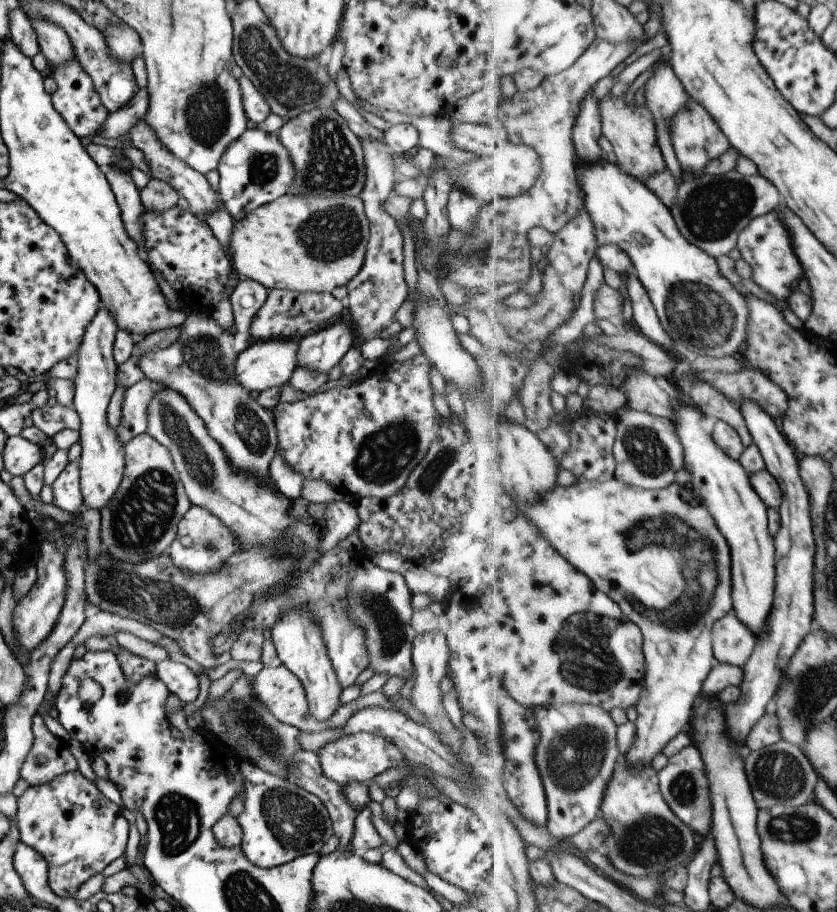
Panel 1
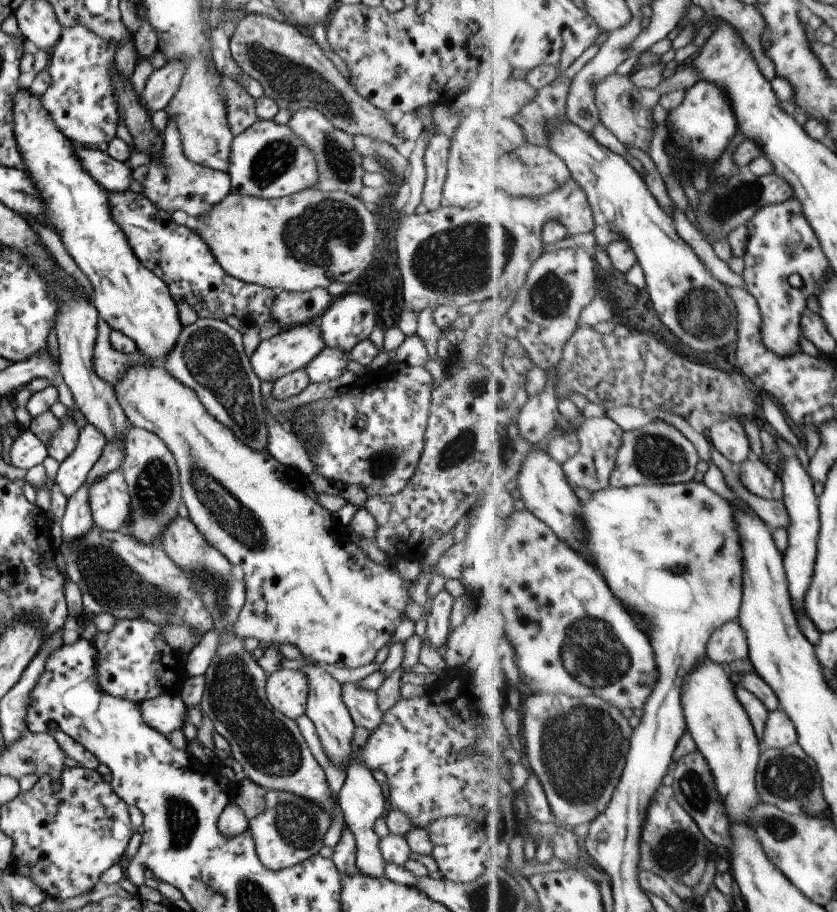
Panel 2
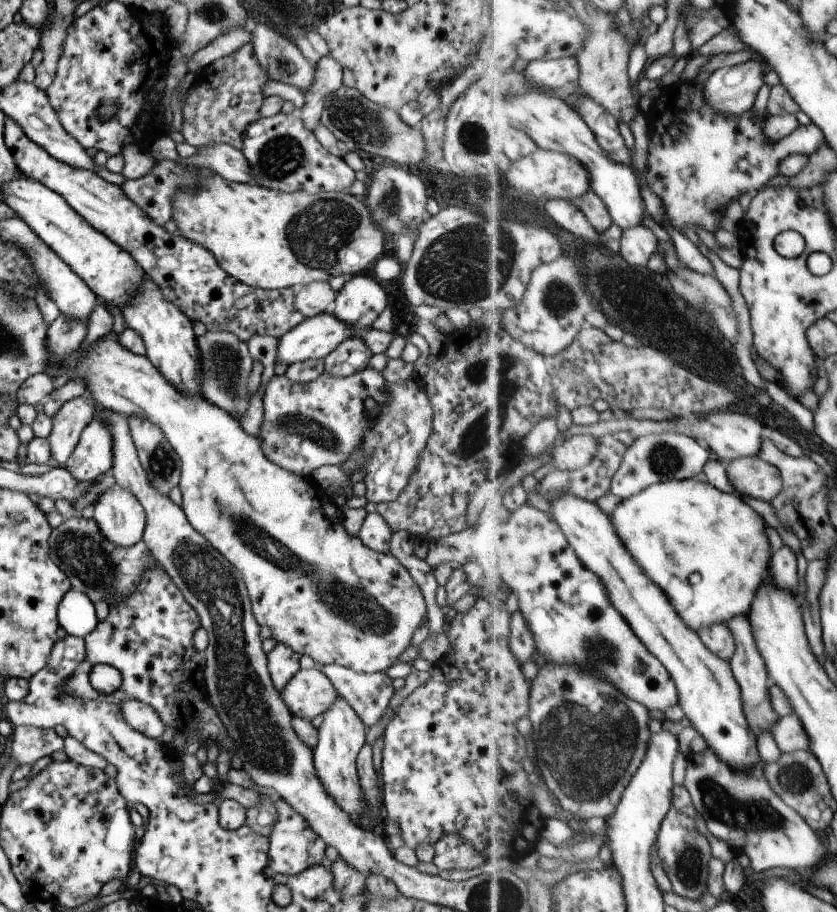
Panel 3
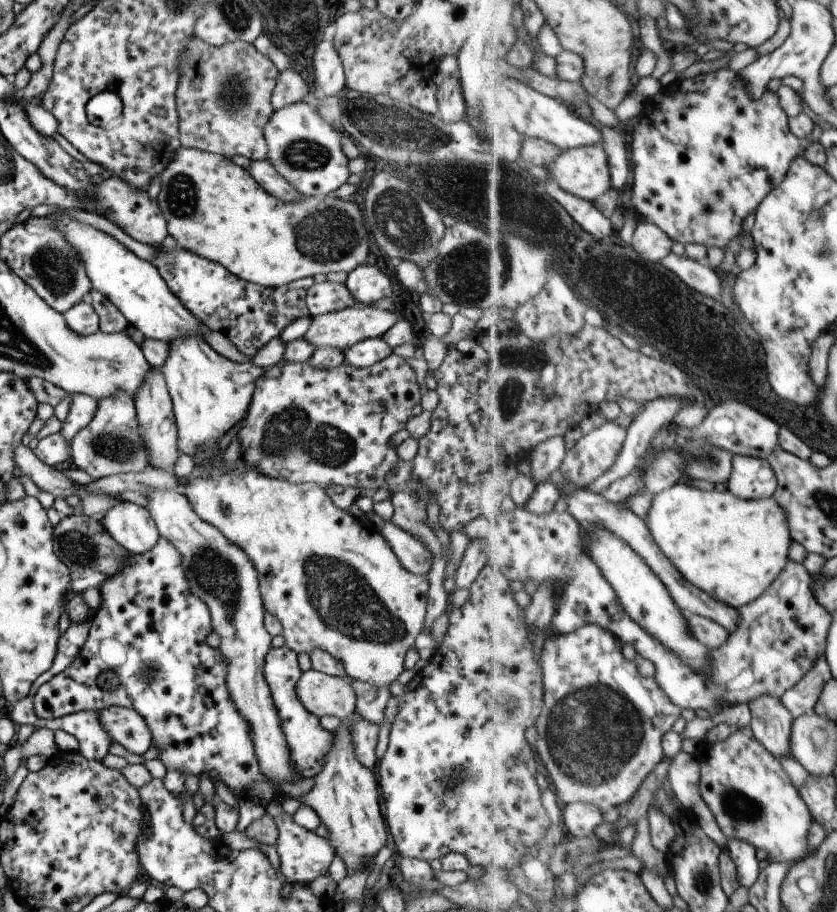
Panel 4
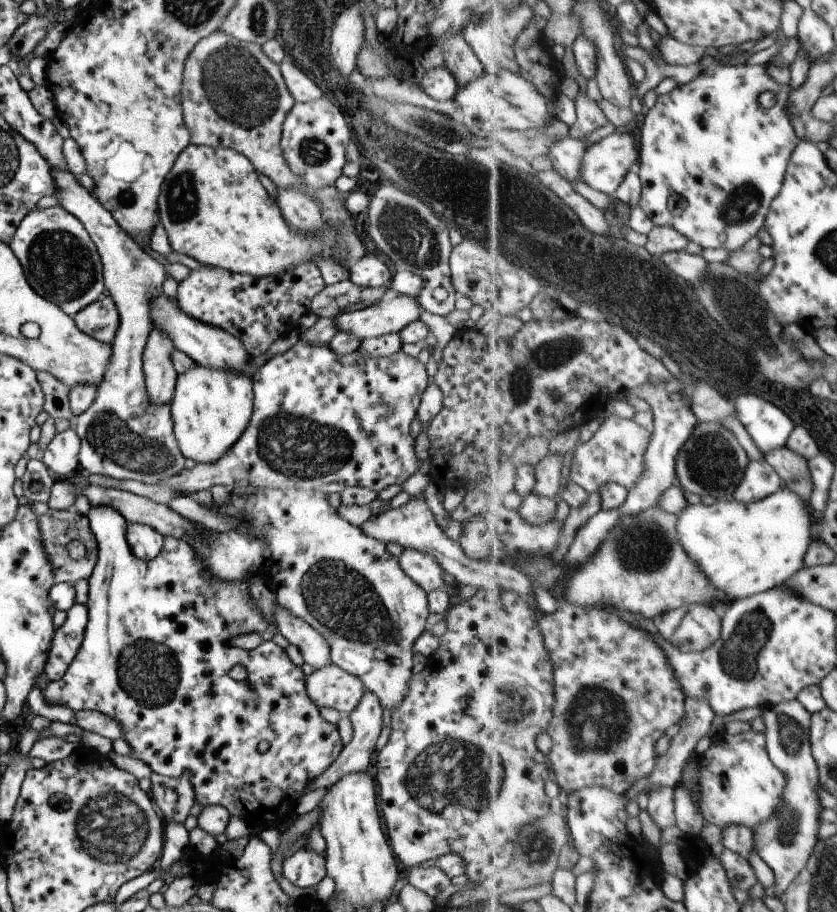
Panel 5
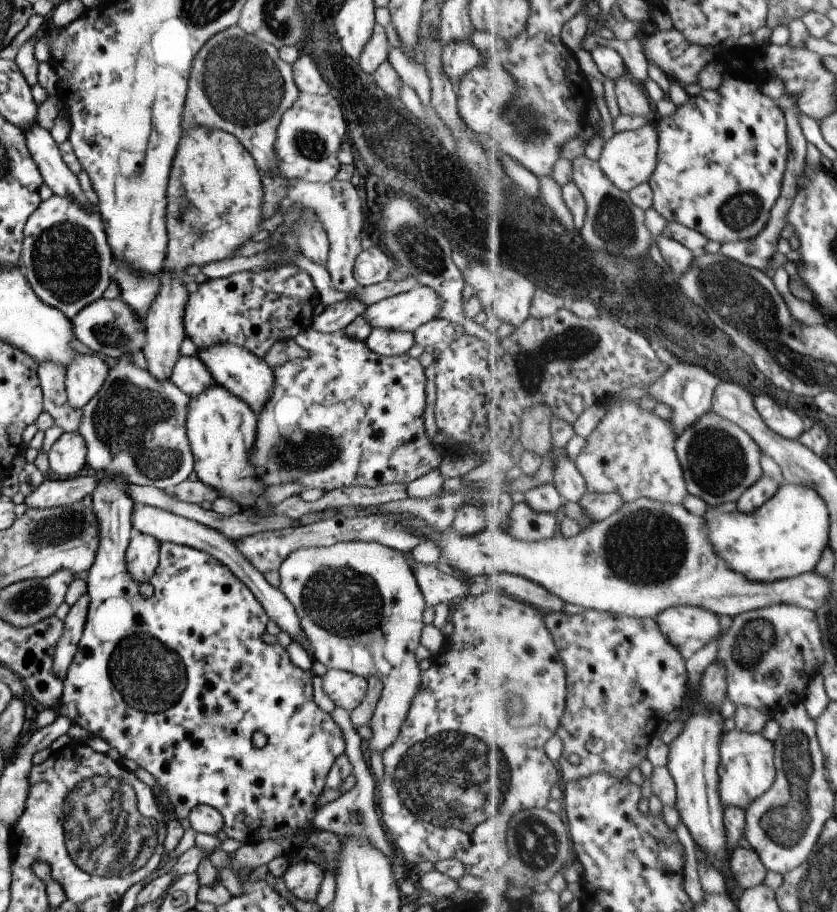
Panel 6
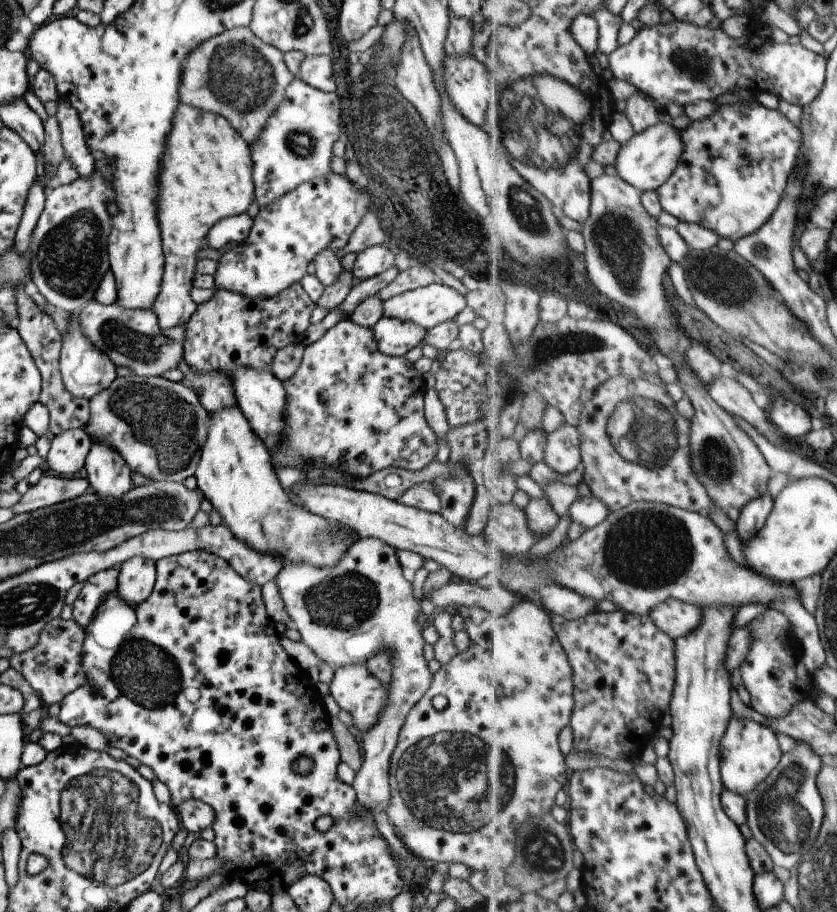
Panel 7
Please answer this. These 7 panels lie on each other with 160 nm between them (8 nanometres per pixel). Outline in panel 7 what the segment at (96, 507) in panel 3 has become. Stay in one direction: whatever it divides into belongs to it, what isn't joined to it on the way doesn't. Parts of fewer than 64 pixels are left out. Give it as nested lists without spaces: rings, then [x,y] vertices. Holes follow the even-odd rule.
[[[134,556],[117,566],[116,595],[125,604],[135,607],[150,595],[156,575],[154,562]]]

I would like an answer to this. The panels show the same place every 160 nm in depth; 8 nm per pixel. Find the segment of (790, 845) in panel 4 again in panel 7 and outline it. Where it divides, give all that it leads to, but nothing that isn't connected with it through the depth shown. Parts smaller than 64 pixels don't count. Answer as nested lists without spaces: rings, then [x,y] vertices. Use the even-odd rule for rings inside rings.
[[[732,716],[720,746],[722,748],[720,769],[725,788],[747,797],[776,770],[784,754],[781,753],[779,740],[775,734],[773,728],[763,726],[755,720]]]

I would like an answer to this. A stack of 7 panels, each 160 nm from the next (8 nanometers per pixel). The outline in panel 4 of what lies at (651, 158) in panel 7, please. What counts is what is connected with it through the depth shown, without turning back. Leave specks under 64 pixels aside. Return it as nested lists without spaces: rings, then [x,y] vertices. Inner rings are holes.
[[[599,141],[592,145],[567,149],[550,167],[547,167],[551,175],[548,180],[555,181],[558,185],[561,185],[561,188],[585,200],[596,201],[612,188],[612,173],[610,172],[608,158],[608,152]]]

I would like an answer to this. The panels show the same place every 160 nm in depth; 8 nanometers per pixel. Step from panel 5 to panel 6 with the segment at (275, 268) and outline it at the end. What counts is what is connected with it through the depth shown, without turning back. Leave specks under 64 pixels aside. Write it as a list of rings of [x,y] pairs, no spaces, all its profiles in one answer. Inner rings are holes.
[[[191,127],[181,134],[177,144],[177,152],[171,162],[169,182],[166,192],[166,253],[159,272],[160,287],[156,297],[149,305],[144,316],[145,344],[141,352],[147,362],[147,372],[157,380],[170,378],[170,372],[178,359],[179,344],[183,342],[183,315],[188,292],[185,283],[191,280],[185,273],[186,266],[207,264],[231,255],[243,244],[251,239],[258,239],[263,235],[257,227],[265,220],[261,214],[262,184],[260,174],[249,152],[239,144],[239,141],[225,131],[207,130],[203,127]]]

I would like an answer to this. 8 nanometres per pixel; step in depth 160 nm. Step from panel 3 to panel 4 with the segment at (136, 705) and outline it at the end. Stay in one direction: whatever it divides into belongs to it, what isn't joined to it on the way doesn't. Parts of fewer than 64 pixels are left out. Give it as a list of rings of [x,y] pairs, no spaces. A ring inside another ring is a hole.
[[[112,706],[96,712],[99,724],[106,730],[112,742],[117,742],[133,754],[143,754],[150,746],[150,732],[144,720],[133,709]]]

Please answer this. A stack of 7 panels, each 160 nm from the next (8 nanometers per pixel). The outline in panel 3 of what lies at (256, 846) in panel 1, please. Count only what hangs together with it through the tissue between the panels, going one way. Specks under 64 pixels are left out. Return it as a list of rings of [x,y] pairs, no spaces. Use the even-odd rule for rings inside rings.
[[[276,797],[272,804],[275,808],[276,818],[273,826],[271,826],[271,832],[267,836],[266,876],[295,875],[305,870],[305,868],[309,868],[309,866],[320,865],[321,858],[325,853],[325,842],[309,828],[305,818],[299,812],[295,812],[289,804],[286,804],[285,800]]]

